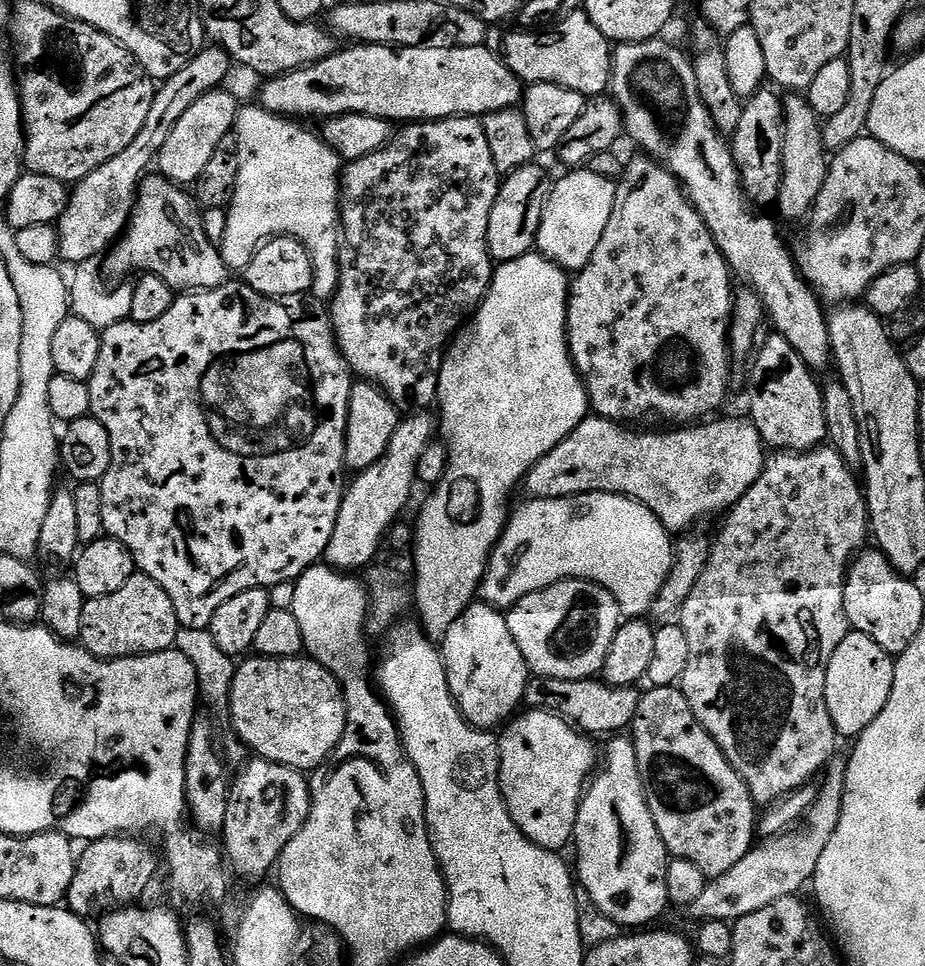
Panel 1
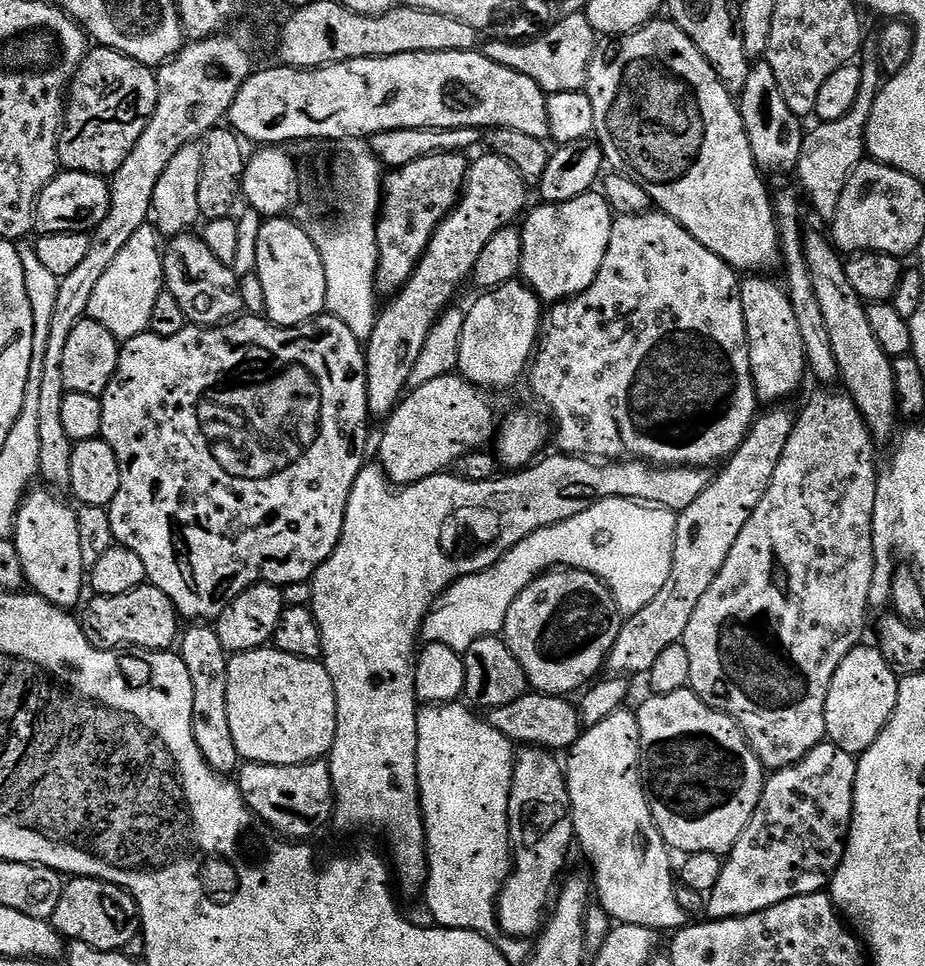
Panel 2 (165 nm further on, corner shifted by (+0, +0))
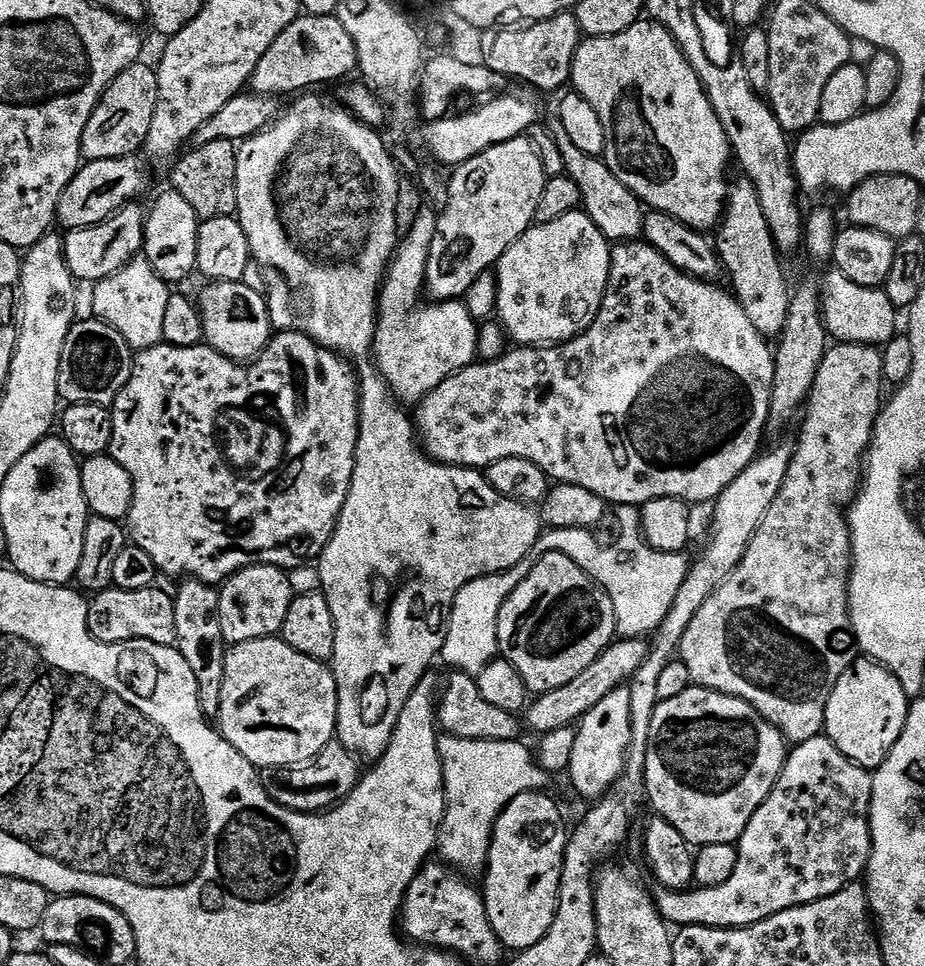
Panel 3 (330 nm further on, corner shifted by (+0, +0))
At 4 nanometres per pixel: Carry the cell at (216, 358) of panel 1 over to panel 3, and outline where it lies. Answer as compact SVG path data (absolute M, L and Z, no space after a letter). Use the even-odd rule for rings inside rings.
M297 330L297 332L277 331L272 339L269 340L267 346L264 347L264 351L247 366L230 358L226 358L221 352L216 352L204 344L199 344L193 348L179 348L173 344L161 342L154 348L145 348L135 353L132 362L132 377L130 378L130 382L126 382L126 386L120 391L118 398L110 406L110 411L112 414L112 447L110 449L110 455L118 462L118 466L122 466L126 470L126 474L130 474L130 478L134 482L134 498L128 511L126 532L135 547L146 550L146 554L150 554L157 573L164 575L165 572L168 576L191 578L193 580L200 580L203 584L220 586L223 585L228 577L235 574L235 572L239 572L241 568L249 568L255 564L269 564L275 568L291 570L294 568L303 568L311 565L313 562L319 561L320 555L324 553L326 546L330 542L332 531L336 529L336 523L340 520L340 512L343 510L346 498L350 494L350 486L354 478L354 466L356 465L356 447L358 446L358 438L360 437L360 385L358 383L358 372L341 353L330 348L321 348L311 336L300 330Z

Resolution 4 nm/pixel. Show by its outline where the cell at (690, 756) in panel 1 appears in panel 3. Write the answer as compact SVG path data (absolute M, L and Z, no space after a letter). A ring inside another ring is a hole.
M693 686L682 690L682 694L677 694L674 698L661 700L659 706L654 710L654 718L650 722L650 738L648 739L648 749L646 750L646 766L644 767L644 791L647 803L652 803L652 812L657 816L666 818L682 838L686 838L693 846L703 846L706 844L736 844L740 835L746 830L750 818L754 818L754 810L762 806L762 802L772 793L772 788L778 782L780 771L784 769L784 762L788 759L790 748L786 743L784 735L778 731L750 702L742 698L734 698L730 694L715 692L709 688Z

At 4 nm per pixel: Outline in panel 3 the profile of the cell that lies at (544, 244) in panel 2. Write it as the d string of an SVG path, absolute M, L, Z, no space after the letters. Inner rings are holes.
M577 210L554 218L554 222L535 223L531 228L502 254L497 262L494 275L498 286L496 316L509 337L516 339L520 346L551 346L565 344L576 336L582 336L594 322L604 301L604 292L608 289L612 248L610 242L594 226L587 212Z

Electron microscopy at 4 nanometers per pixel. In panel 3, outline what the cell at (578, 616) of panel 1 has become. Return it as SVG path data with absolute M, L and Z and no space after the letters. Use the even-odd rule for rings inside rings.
M547 552L537 560L514 594L506 598L496 633L500 643L499 655L522 674L529 693L558 690L558 686L574 682L574 678L578 678L578 674L582 674L582 670L586 670L586 666L590 666L590 662L594 662L594 658L603 654L617 639L614 602L604 587L589 578L573 560L566 558L566 554Z

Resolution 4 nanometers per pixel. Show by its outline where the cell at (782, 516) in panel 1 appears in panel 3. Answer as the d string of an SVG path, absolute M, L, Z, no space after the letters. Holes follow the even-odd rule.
M833 343L822 358L822 366L818 366L818 374L814 378L812 392L808 395L808 403L802 412L804 425L800 428L800 437L794 440L790 470L786 470L786 482L782 482L782 490L778 490L778 498L770 502L770 510L766 510L766 518L758 526L746 554L738 562L738 566L718 586L718 590L698 614L694 614L694 622L686 630L680 643L678 658L690 670L693 685L709 688L722 694L730 694L734 698L742 698L762 714L778 731L789 745L795 746L824 732L826 718L826 702L844 671L858 659L856 635L852 632L852 615L848 613L848 582L852 570L852 530L848 526L846 509L860 494L862 477L866 471L866 453L872 447L872 435L876 429L876 419L880 417L882 399L880 387L885 387L884 371L882 370L882 351L870 344Z

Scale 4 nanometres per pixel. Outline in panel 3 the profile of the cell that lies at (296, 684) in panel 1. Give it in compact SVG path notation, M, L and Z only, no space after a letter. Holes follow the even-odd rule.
M283 638L242 642L225 651L218 731L257 770L294 768L315 760L324 747L333 743L337 714L338 694L331 667L306 658L306 654L298 654L298 650L291 648Z

